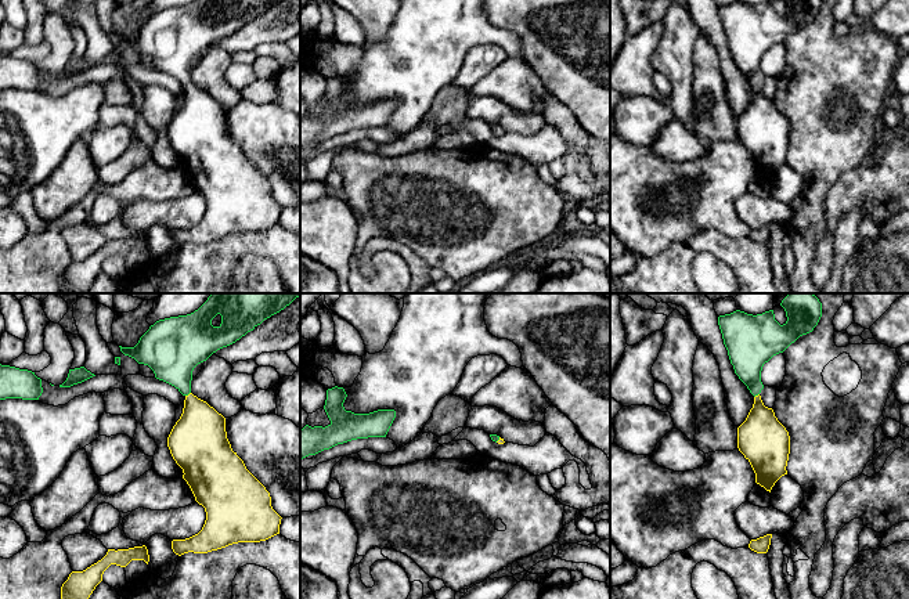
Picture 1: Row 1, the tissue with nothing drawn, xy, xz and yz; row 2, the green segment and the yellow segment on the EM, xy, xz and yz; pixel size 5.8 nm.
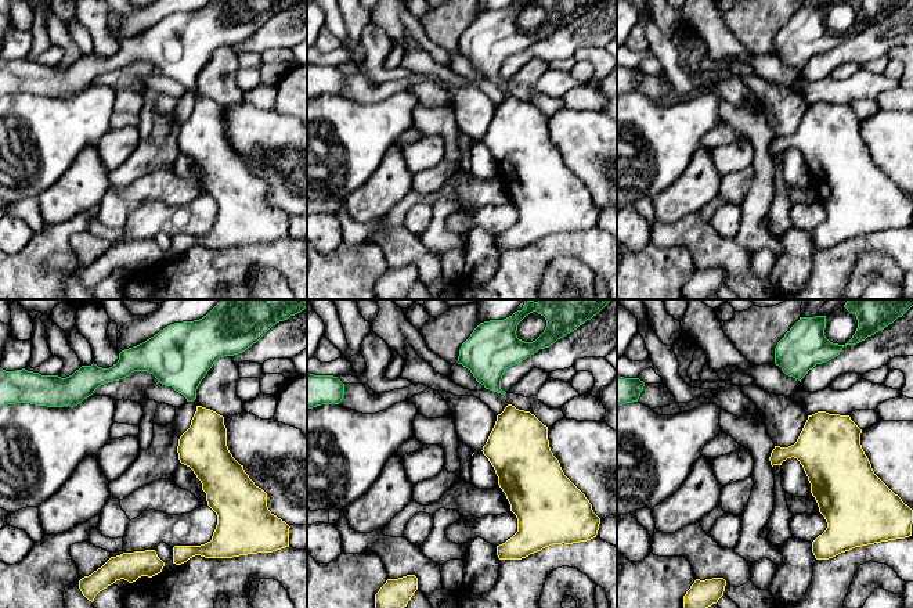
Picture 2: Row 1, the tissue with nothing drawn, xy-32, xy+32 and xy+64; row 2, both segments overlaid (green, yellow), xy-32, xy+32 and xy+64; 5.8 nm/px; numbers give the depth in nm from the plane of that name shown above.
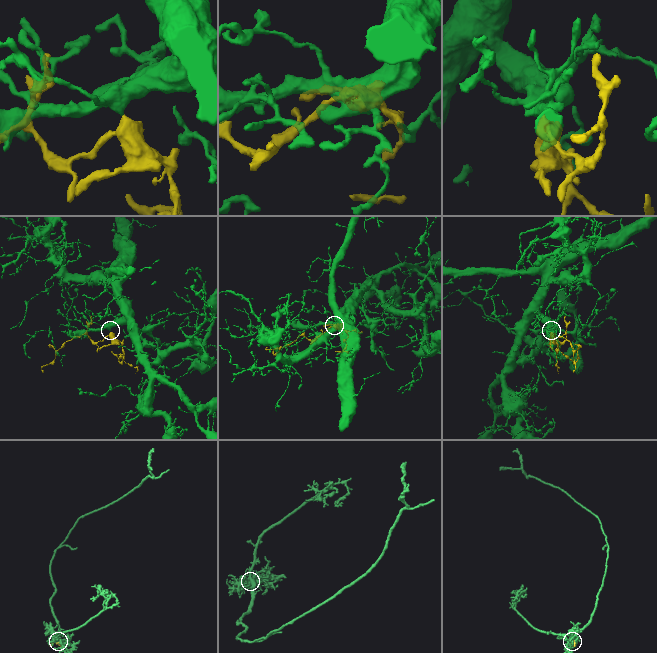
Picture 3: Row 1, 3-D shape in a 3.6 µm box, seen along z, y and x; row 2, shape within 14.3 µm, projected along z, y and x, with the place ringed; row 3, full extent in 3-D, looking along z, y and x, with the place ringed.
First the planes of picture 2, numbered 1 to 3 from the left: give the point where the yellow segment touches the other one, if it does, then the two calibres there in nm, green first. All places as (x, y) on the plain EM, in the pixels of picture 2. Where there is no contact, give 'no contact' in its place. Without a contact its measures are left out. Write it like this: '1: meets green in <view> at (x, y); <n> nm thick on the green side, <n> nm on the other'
1: no contact
2: no contact
3: no contact

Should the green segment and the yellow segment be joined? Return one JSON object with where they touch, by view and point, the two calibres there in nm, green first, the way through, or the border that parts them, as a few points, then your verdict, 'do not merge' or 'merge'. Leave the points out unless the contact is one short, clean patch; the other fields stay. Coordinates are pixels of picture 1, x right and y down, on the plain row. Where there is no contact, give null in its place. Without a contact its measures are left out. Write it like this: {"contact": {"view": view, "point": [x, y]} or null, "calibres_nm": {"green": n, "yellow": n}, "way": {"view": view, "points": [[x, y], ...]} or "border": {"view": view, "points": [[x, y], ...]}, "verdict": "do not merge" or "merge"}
{"contact": {"view": "xy", "point": [187, 85]}, "calibres_nm": {"green": 300, "yellow": 300}, "way": {"view": "xy", "points": [[172, 44], [173, 54], [187, 85], [198, 107], [199, 125]]}, "verdict": "merge"}

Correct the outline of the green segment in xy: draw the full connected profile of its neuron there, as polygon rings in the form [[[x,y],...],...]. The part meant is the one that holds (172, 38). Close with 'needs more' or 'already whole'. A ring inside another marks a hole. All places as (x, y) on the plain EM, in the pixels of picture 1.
[[[195,0],[187,6],[156,11],[140,28],[134,37],[119,36],[125,46],[134,48],[138,54],[148,55],[156,69],[174,76],[185,87],[183,104],[167,127],[167,137],[176,154],[183,159],[183,169],[190,176],[195,191],[205,198],[206,210],[198,224],[185,230],[172,231],[172,239],[178,246],[188,242],[208,243],[238,232],[260,232],[279,224],[282,208],[273,199],[270,183],[246,159],[237,142],[232,141],[227,129],[226,108],[206,91],[191,83],[192,61],[198,54],[206,51],[217,40],[235,33],[264,10],[279,1],[281,0]]]; needs more

